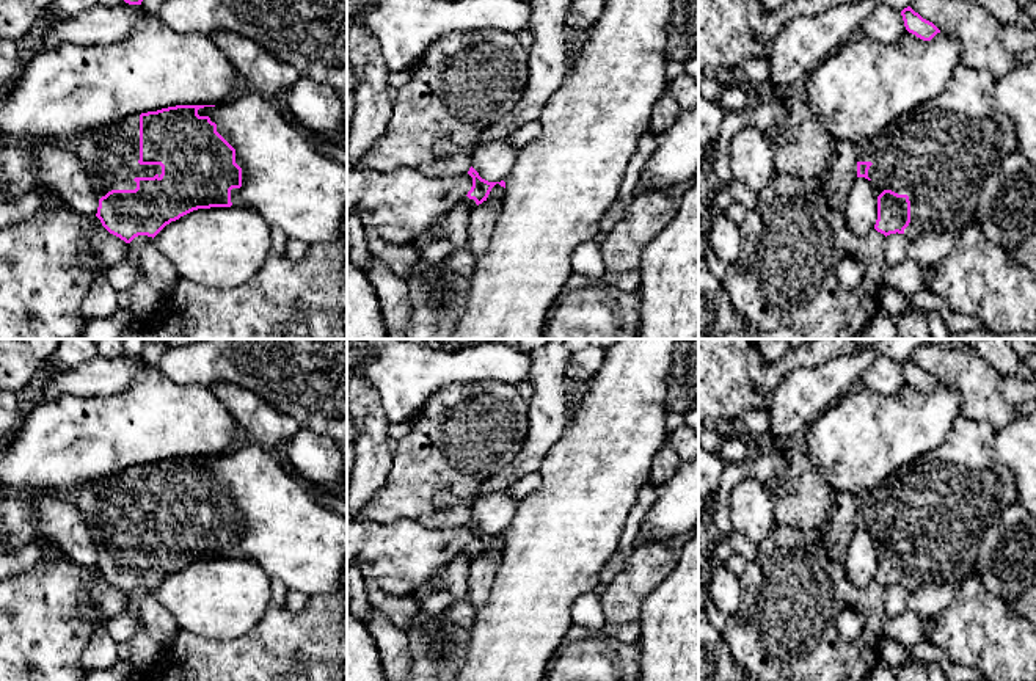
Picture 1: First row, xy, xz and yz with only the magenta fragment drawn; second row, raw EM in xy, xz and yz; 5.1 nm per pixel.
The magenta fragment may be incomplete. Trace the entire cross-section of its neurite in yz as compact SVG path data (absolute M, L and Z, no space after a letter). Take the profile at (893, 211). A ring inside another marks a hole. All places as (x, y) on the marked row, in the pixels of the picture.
M959 63L942 94L914 107L873 138L855 146L857 177L870 180L877 193L874 229L885 237L906 234L910 242L925 234L959 232L975 215L981 188L1001 162L1020 151L1014 122L994 105L995 78Z

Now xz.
M471 166L468 174L472 177L472 187L468 191L466 198L460 201L460 204L465 204L469 210L472 210L476 206L487 201L491 188L499 184L505 188L505 182L488 182L479 176L479 173Z

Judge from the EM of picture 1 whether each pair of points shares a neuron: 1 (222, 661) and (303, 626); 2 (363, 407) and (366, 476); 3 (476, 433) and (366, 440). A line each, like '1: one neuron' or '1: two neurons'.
1: one neuron
2: one neuron
3: two neurons

